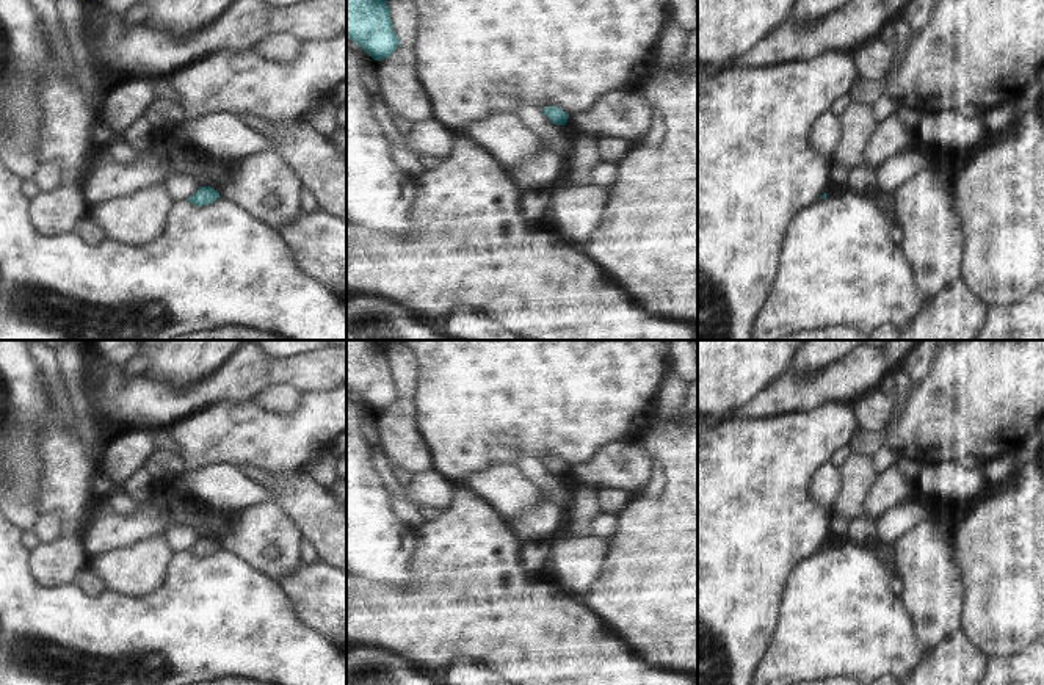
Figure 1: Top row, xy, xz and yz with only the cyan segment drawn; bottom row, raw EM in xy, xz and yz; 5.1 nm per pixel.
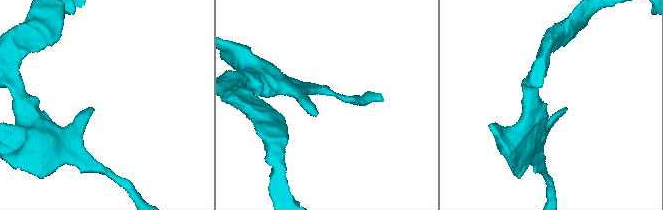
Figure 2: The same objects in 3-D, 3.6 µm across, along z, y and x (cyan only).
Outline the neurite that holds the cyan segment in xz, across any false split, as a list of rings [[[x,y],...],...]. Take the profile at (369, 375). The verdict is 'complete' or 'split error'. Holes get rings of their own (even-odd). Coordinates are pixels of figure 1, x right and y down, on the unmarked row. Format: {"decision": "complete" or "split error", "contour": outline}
{"decision": "complete", "contour": [[[346,340],[346,389],[375,412],[389,409],[398,398],[387,348],[370,340]]]}

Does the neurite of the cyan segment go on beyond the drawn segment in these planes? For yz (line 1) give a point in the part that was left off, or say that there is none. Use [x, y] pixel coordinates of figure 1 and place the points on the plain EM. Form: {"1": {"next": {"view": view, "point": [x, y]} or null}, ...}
{"1": {"next": null}}

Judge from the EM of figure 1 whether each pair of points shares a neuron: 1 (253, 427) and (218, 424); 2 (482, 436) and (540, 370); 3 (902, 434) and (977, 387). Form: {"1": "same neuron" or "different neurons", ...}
{"1": "same neuron", "2": "same neuron", "3": "same neuron"}

